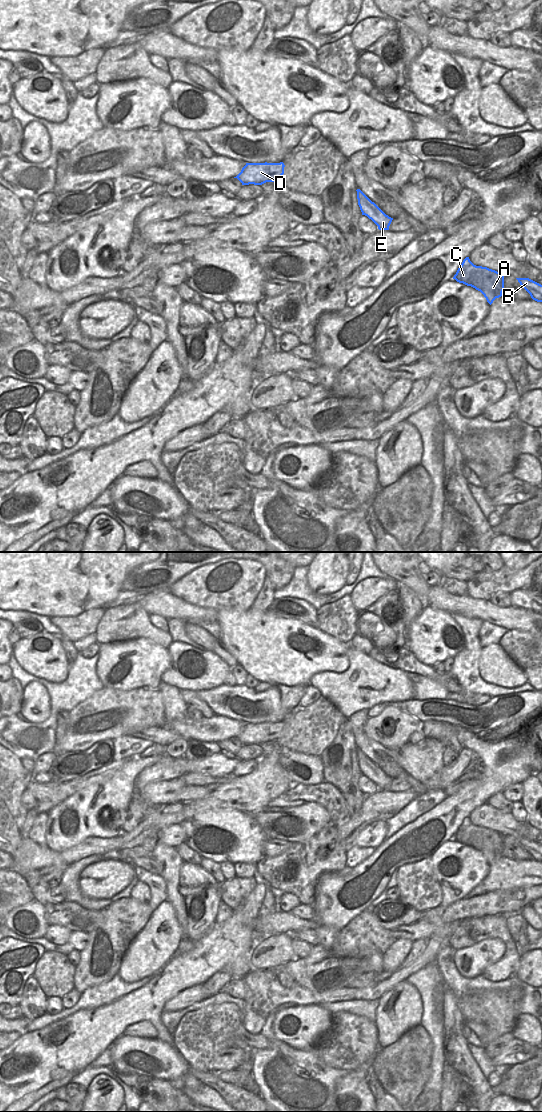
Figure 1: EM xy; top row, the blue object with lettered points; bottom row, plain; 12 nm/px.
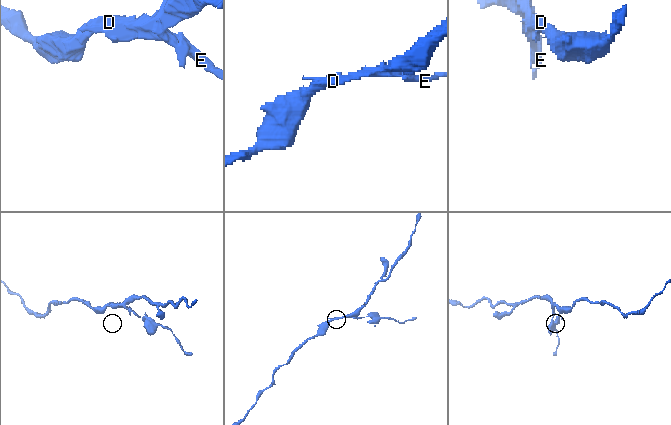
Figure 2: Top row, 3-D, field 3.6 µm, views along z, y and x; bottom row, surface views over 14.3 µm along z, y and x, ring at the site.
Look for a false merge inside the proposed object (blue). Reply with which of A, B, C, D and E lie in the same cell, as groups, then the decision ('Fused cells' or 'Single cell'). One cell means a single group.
Groups: A B C E / D. Fused cells.

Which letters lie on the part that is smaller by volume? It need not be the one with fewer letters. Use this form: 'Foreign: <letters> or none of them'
Foreign: A, B, C, E

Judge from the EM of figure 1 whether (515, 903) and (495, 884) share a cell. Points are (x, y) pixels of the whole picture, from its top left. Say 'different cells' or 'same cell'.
different cells

